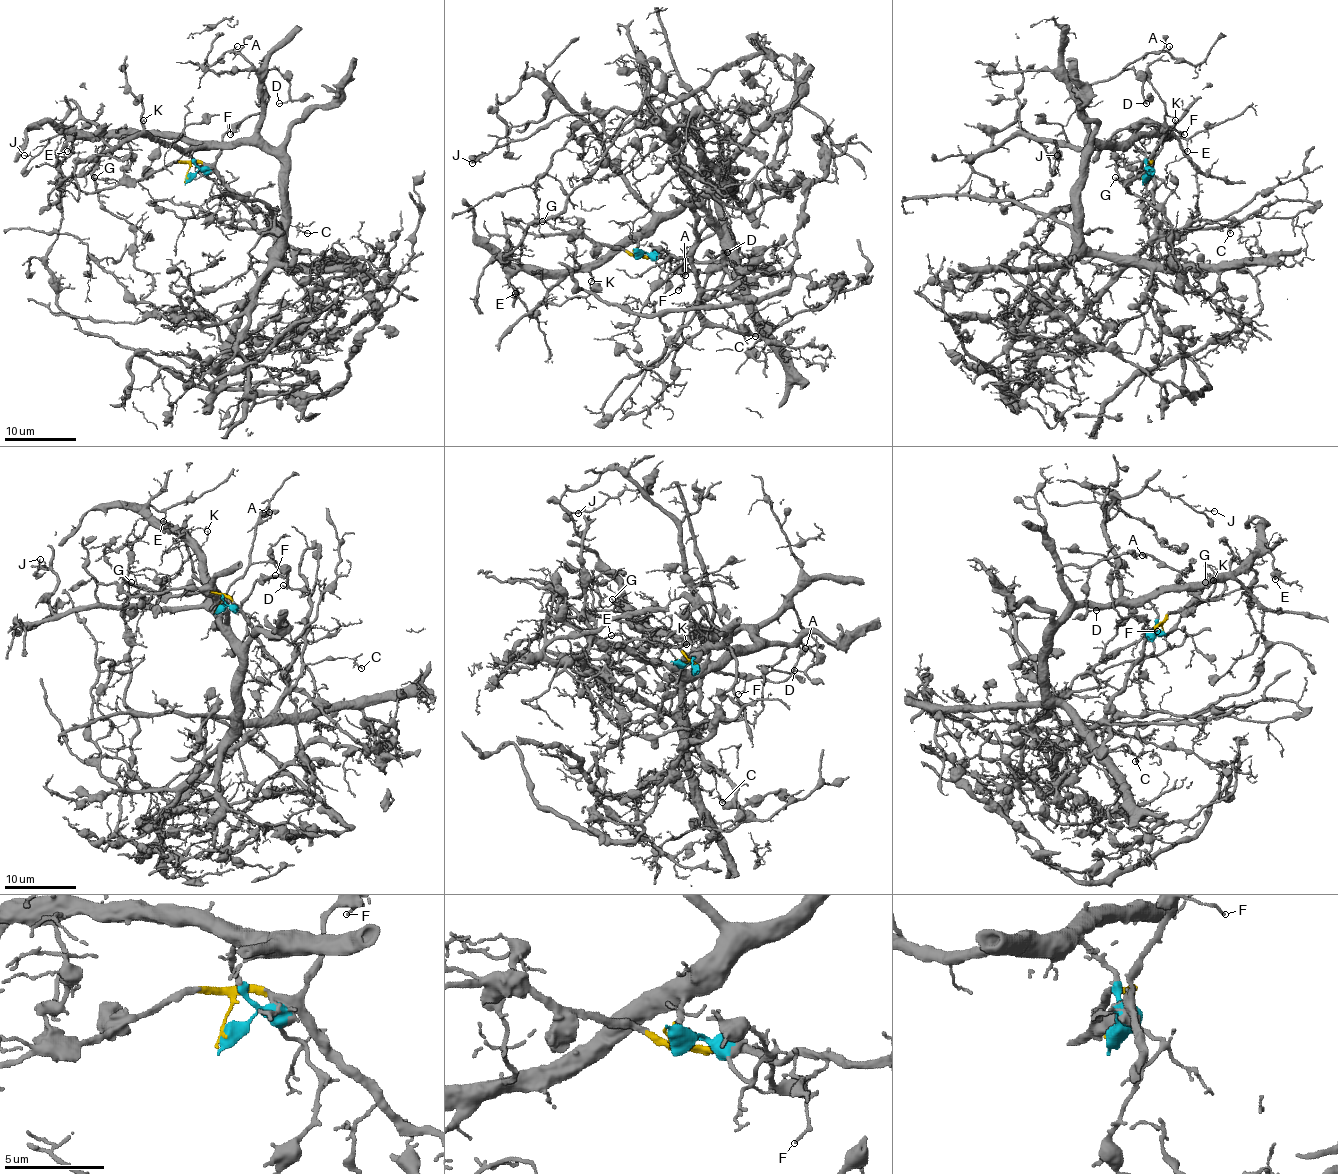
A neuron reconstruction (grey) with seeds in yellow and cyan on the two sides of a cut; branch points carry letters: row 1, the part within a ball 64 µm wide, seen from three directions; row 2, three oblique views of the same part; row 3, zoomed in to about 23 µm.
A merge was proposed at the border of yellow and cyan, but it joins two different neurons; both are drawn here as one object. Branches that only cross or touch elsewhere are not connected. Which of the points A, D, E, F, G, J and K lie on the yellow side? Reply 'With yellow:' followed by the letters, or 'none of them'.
With yellow: F, G

